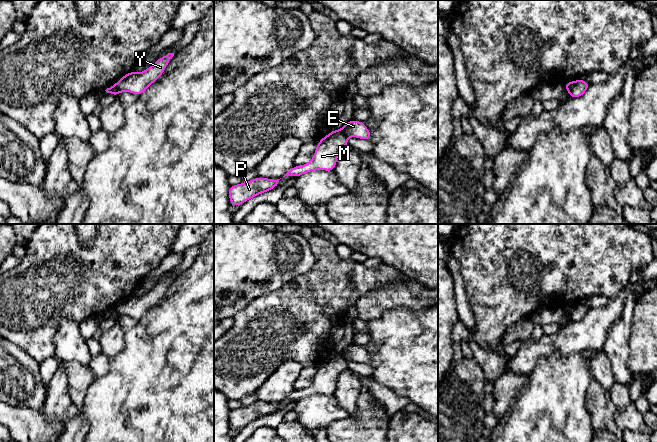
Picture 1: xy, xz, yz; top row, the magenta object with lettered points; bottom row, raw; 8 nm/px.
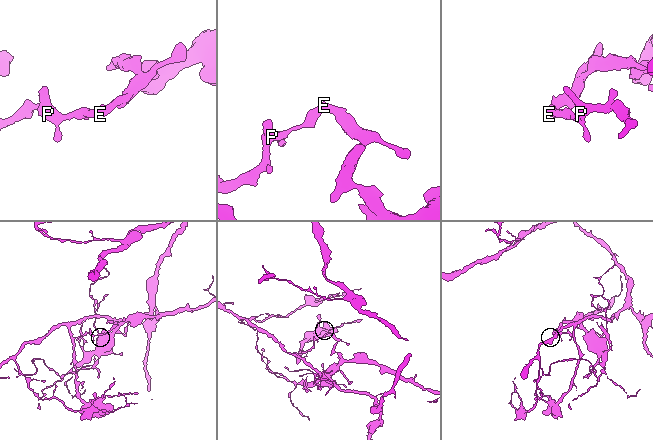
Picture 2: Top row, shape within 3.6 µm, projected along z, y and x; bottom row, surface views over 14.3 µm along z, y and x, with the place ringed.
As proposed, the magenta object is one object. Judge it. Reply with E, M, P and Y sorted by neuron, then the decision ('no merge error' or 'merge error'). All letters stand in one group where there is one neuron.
groups E Y / M P; merge error

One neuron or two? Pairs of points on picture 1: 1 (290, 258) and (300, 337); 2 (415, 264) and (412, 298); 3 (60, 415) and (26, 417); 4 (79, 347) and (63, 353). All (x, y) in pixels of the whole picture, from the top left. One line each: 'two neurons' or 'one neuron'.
1: two neurons
2: two neurons
3: two neurons
4: one neuron

